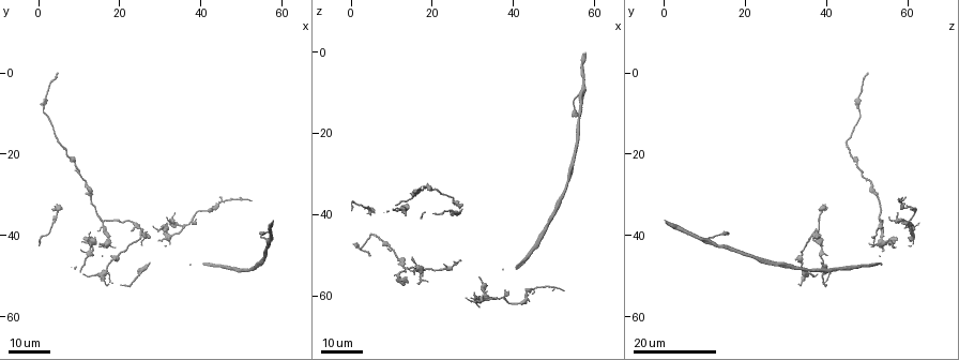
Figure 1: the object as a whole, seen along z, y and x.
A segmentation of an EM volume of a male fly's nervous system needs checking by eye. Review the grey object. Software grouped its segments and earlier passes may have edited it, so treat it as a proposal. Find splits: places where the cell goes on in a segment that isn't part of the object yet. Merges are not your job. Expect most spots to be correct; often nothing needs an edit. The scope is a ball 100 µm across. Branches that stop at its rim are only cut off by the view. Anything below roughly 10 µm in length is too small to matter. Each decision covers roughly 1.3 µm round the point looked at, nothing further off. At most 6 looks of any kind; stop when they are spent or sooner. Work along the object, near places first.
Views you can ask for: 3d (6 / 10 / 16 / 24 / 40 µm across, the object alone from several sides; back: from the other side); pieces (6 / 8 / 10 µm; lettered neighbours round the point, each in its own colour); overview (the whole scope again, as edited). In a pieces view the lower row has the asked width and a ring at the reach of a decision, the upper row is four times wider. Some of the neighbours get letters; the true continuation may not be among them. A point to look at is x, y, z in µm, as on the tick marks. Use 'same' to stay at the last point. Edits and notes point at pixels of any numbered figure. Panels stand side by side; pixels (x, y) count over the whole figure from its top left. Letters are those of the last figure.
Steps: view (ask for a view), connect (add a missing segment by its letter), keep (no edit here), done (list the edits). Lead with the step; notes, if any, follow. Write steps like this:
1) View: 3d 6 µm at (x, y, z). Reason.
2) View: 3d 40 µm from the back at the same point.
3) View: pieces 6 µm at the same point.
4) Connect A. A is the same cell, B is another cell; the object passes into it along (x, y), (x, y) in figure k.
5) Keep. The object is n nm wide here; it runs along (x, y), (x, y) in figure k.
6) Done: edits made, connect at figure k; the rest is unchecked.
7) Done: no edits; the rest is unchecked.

View: 3d 16 µm at (30.5, 38.0, 60.0).

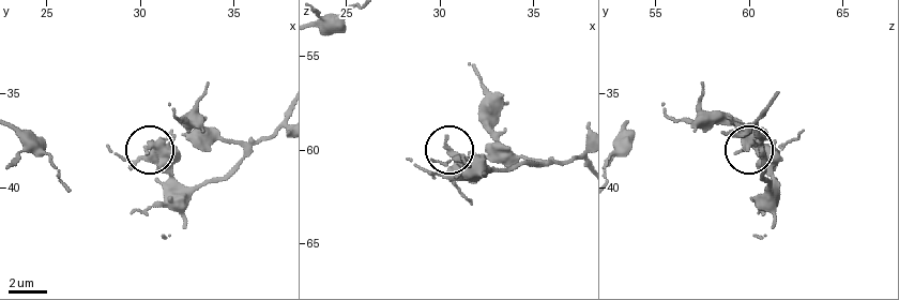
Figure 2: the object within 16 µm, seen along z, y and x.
View: pieces 6 µm at (30.3, 38.0, 59.3). What lies round it.

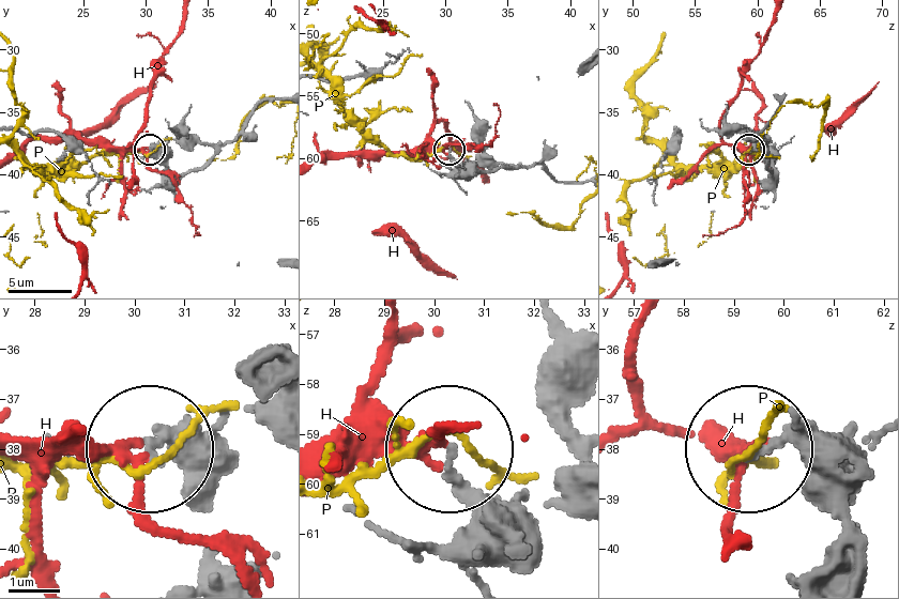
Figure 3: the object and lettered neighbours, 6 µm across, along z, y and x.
Keep. The object is 150 nm wide here; H and P are other cells; none of them fits.

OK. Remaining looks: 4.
View: 3d 16 µm at (27.0, 47.5, 39.0). An open end.

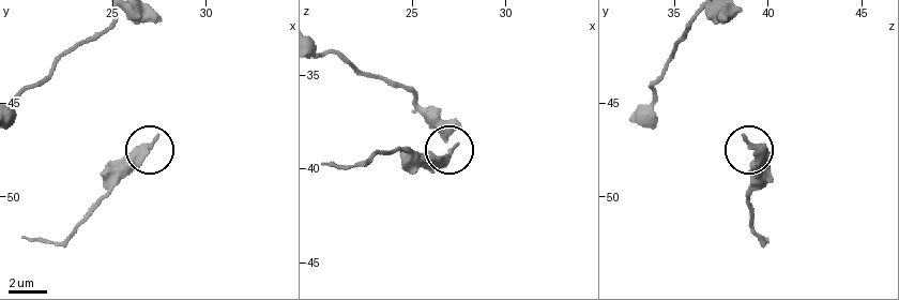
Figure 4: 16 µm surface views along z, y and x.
View: pieces 8 µm at (27.4, 46.8, 38.8).

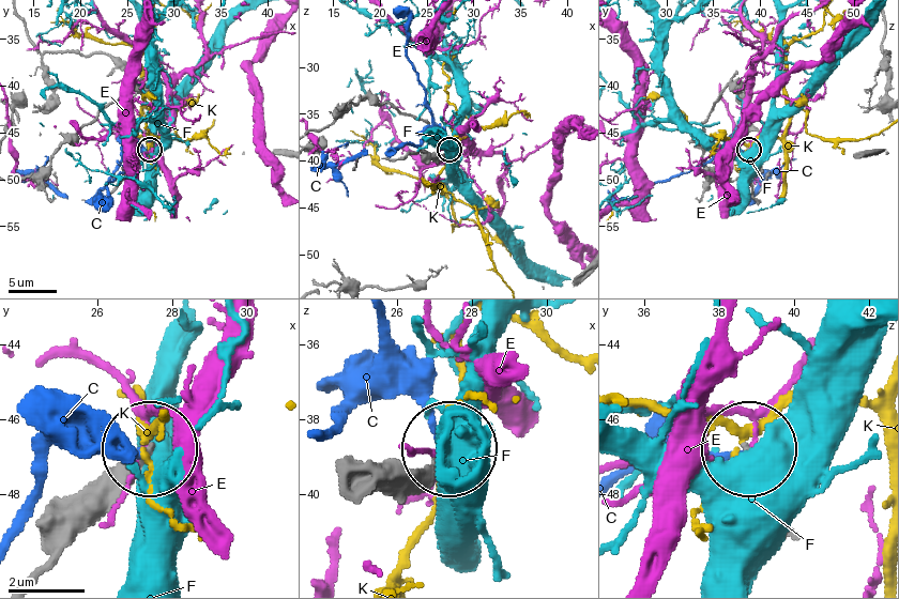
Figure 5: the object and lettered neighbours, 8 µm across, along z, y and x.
Keep. The object is 140 nm wide here; C, E, F and K are other cells; no lettered segment goes on from it.

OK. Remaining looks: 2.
View: 3d 24 µm at (4.5, 0.5, 50.0). End of a long branch.

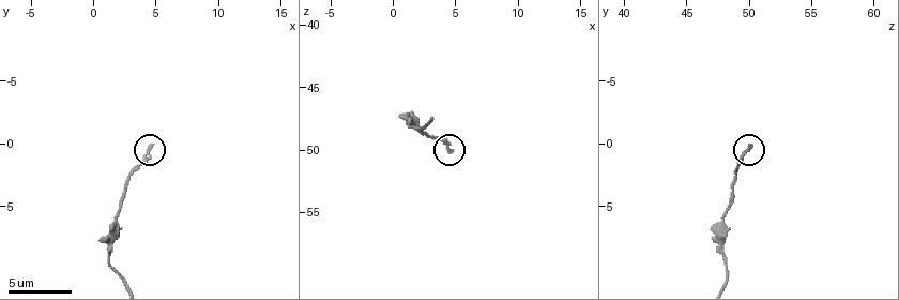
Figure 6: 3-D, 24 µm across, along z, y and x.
View: pieces 6 µm at (4.6, 0.2, 50.0).

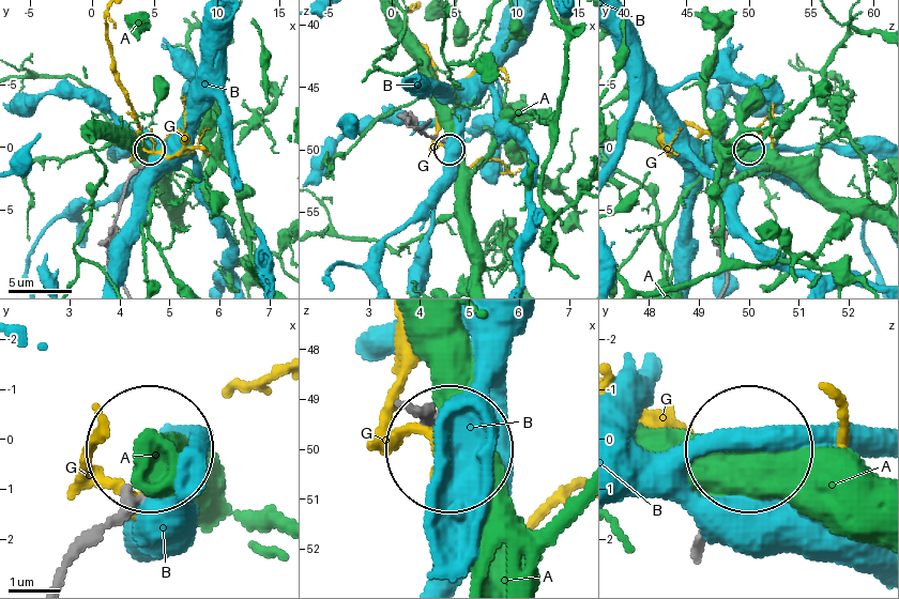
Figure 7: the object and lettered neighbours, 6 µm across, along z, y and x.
Keep. A, B and G are other cells; none of them fits.

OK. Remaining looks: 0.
Done: no edits; the rest is unchecked.

